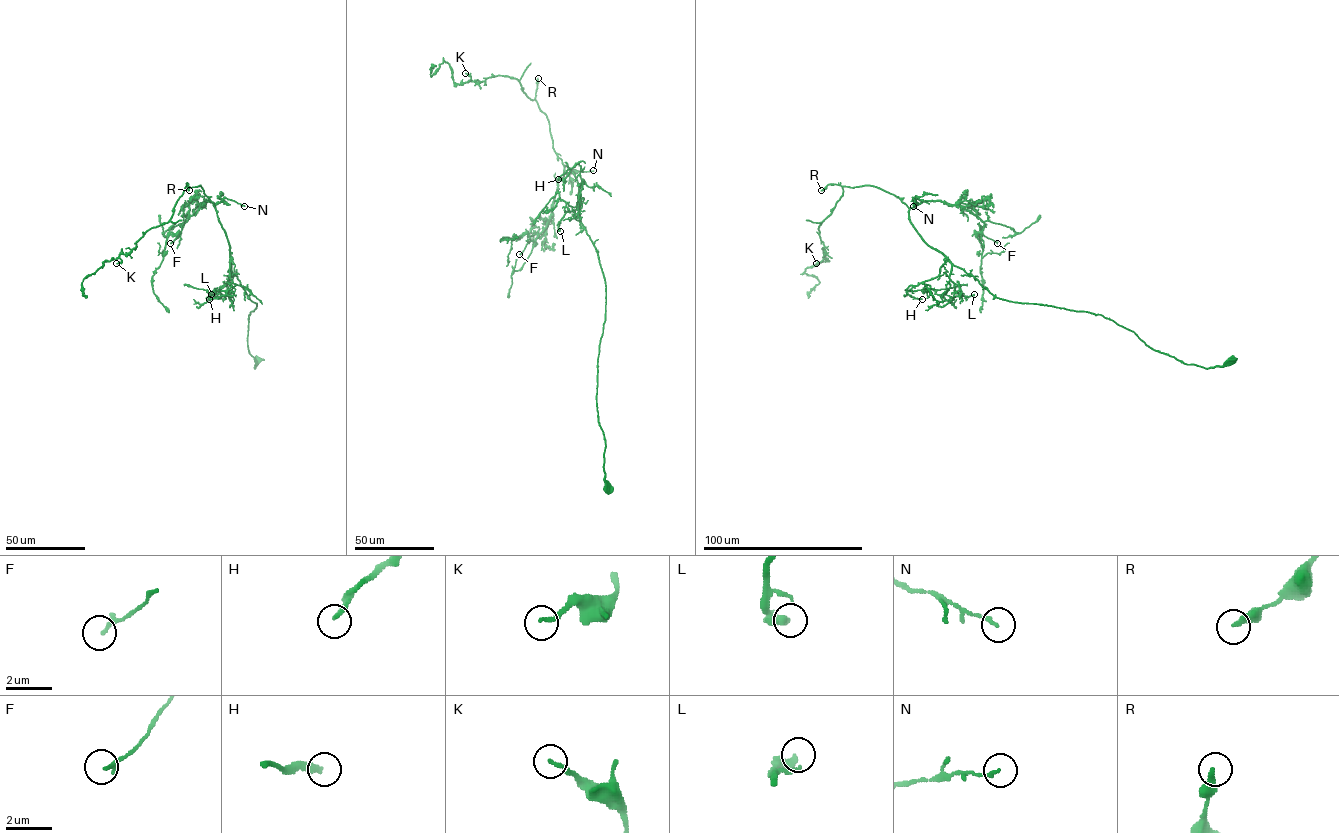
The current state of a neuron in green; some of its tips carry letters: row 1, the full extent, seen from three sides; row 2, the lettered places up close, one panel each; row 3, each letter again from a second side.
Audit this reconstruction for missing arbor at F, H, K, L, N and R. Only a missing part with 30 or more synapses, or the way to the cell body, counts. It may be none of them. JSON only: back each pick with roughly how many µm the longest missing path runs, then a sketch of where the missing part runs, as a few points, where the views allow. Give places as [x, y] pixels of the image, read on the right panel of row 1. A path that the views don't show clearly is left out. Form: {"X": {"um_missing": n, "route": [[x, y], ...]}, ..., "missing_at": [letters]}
{"missing_at": []}

